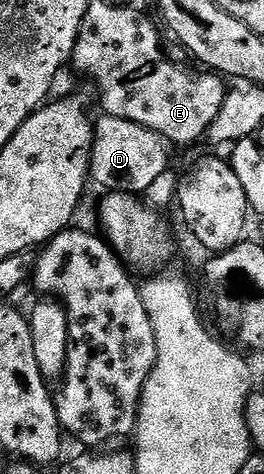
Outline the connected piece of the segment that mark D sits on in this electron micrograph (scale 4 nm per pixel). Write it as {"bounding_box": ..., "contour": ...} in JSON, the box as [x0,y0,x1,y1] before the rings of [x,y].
{"bounding_box":[91,114,170,196],"contour":[[[101,114],[99,118],[95,120],[92,132],[91,182],[105,187],[103,190],[108,193],[123,191],[125,195],[134,196],[147,193],[150,185],[154,185],[154,181],[158,181],[158,177],[162,177],[162,173],[170,170],[168,140],[162,138],[158,133],[154,133],[134,121],[126,121],[122,117]]]}

